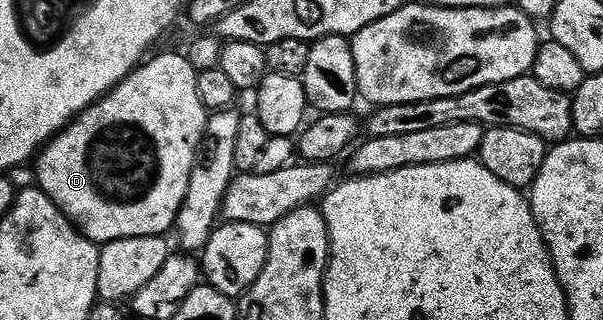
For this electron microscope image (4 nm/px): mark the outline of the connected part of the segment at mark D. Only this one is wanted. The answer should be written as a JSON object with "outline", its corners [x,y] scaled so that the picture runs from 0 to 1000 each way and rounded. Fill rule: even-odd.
{"outline":[[[265,166],[259,181],[240,188],[211,247],[194,266],[184,291],[159,316],[141,353],[133,353],[119,388],[113,391],[95,428],[66,472],[58,494],[60,566],[58,575],[78,609],[85,628],[116,681],[121,703],[139,731],[141,741],[161,759],[177,759],[209,747],[211,741],[264,741],[277,731],[292,700],[292,675],[308,622],[308,584],[315,572],[315,534],[322,522],[325,478],[332,466],[332,438],[338,403],[345,391],[347,344],[338,338],[335,309],[328,309],[328,247],[325,213],[312,194],[310,175],[299,166]]]}

